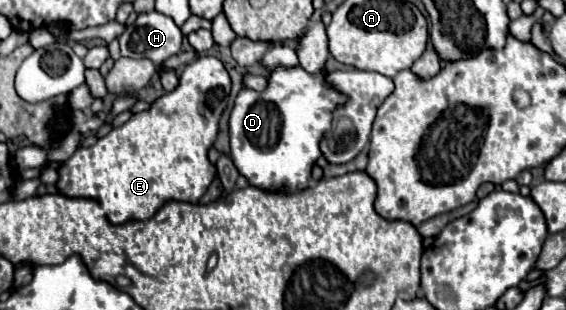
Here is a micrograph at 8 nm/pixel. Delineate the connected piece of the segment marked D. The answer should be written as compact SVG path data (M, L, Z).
M279 65L269 73L263 91L239 91L229 115L229 143L231 159L251 187L271 193L307 189L311 169L321 157L319 143L331 129L333 111L347 103L347 95L325 81L327 73L327 69L307 73L301 65Z

